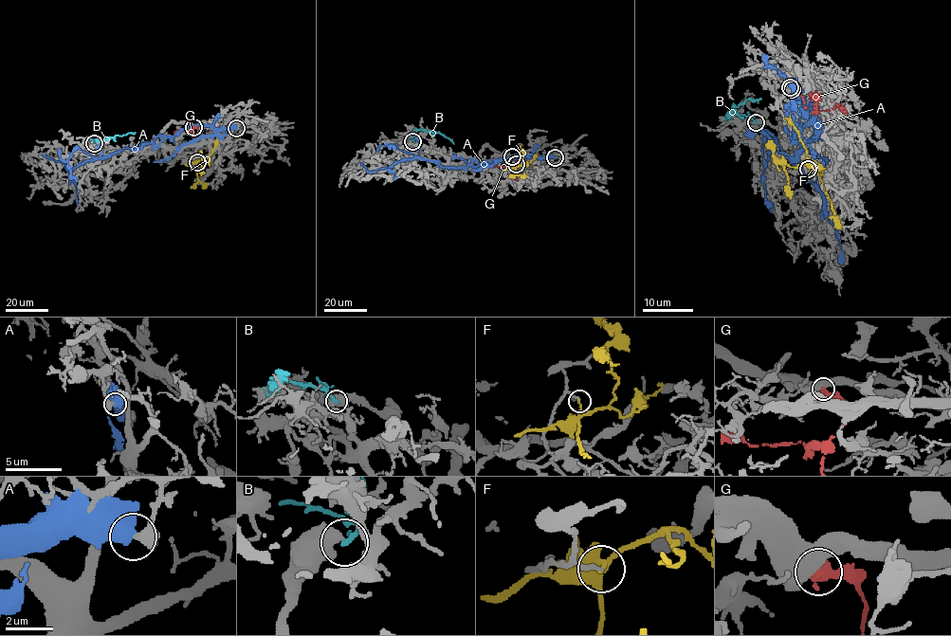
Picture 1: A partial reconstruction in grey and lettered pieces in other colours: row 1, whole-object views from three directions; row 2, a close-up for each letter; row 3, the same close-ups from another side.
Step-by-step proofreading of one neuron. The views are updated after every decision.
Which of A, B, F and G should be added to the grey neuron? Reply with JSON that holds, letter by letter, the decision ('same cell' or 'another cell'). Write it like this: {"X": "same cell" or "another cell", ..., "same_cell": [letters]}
{"A": "another cell", "B": "another cell", "F": "another cell", "G": "another cell", "same_cell": []}

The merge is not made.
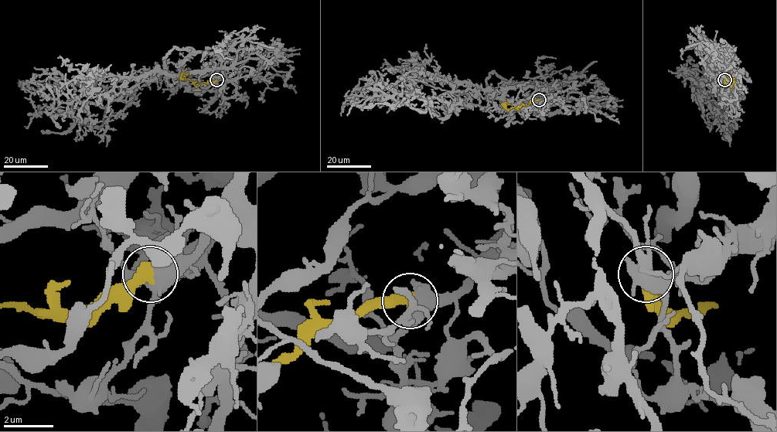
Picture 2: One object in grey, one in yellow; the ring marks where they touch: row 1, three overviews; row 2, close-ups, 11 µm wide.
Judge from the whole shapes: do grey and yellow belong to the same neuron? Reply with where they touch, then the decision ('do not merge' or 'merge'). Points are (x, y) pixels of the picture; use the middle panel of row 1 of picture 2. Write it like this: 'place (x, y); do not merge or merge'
place (539, 100); do not merge

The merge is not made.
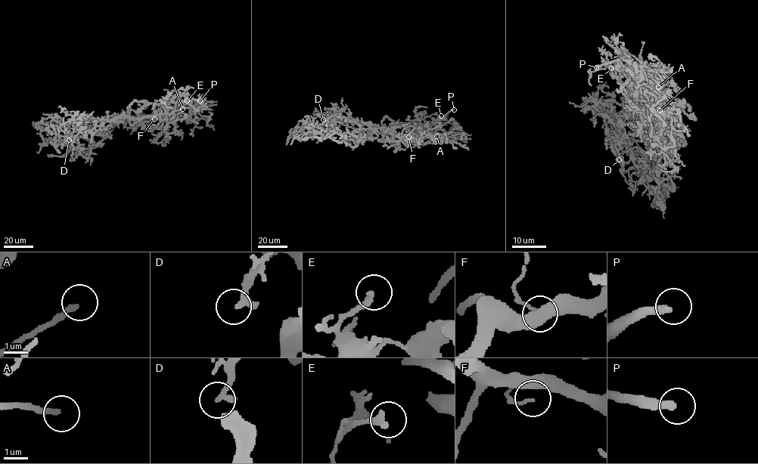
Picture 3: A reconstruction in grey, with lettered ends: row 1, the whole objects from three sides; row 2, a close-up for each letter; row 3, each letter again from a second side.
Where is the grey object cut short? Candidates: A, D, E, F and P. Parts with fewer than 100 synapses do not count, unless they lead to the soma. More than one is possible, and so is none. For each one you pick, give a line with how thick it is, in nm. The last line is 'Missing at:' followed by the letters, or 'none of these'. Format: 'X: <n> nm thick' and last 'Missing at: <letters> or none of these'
P: 320 nm thick
Missing at: P

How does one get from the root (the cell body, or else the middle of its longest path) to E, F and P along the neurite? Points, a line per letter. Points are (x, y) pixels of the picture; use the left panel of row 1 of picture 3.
E: (117, 117), (141, 118), (159, 116), (165, 112), (166, 106), (172, 100), (187, 100)
F: (117, 117), (151, 117), (154, 112), (154, 119)
P: (117, 117), (141, 118), (163, 114), (166, 106), (178, 96), (200, 100)

